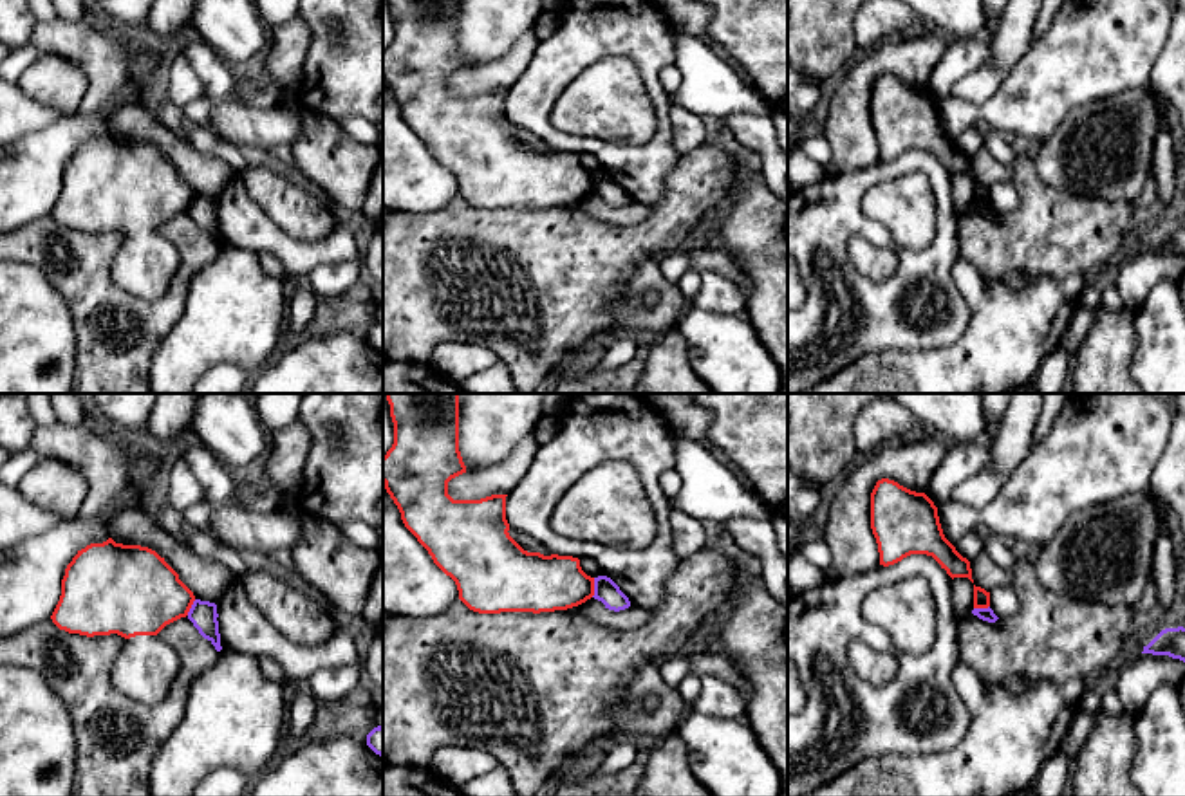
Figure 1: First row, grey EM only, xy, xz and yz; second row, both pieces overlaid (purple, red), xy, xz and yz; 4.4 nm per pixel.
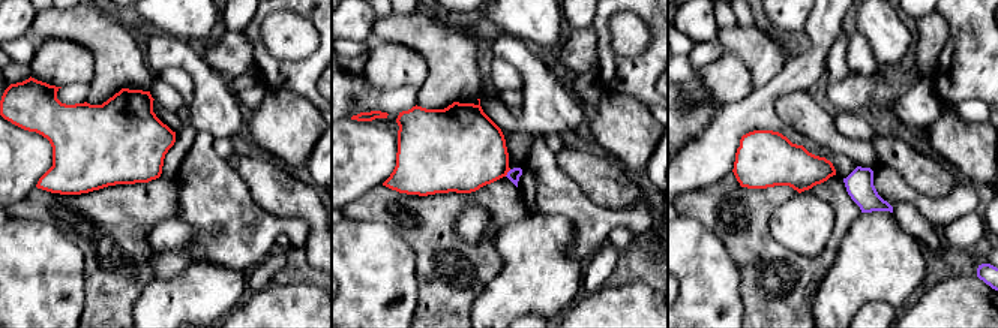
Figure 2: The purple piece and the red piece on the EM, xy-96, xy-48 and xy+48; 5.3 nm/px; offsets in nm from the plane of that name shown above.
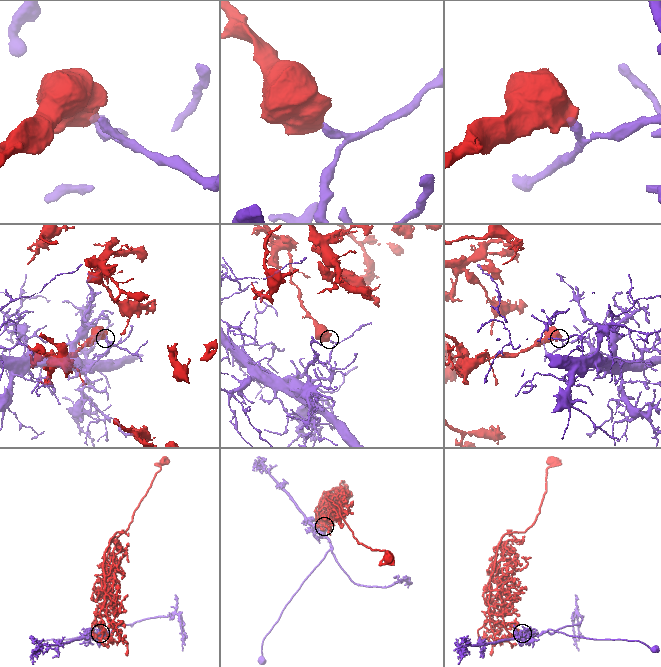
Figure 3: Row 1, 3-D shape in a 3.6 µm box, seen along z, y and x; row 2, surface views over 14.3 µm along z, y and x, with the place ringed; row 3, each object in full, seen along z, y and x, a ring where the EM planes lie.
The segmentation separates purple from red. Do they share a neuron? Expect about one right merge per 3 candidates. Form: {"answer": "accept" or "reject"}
{"answer": "reject"}

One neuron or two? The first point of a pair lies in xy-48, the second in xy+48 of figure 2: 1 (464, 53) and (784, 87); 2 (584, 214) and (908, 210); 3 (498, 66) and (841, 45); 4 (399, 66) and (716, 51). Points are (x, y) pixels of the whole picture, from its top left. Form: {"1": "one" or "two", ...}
{"1": "two", "2": "two", "3": "one", "4": "two"}

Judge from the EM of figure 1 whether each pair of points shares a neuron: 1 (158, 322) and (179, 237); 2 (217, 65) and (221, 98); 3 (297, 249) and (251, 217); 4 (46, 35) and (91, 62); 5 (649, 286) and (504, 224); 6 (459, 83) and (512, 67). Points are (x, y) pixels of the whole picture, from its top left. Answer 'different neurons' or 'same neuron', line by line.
1: same neuron
2: same neuron
3: same neuron
4: same neuron
5: different neurons
6: same neuron

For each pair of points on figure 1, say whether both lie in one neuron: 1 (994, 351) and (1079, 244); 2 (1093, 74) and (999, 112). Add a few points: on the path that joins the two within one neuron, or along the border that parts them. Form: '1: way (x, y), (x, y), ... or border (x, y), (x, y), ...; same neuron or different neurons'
1: way (1016, 323), (1017, 316), (1055, 278), (1055, 271); same neuron
2: way (1070, 74), (1057, 74), (1023, 105); same neuron

